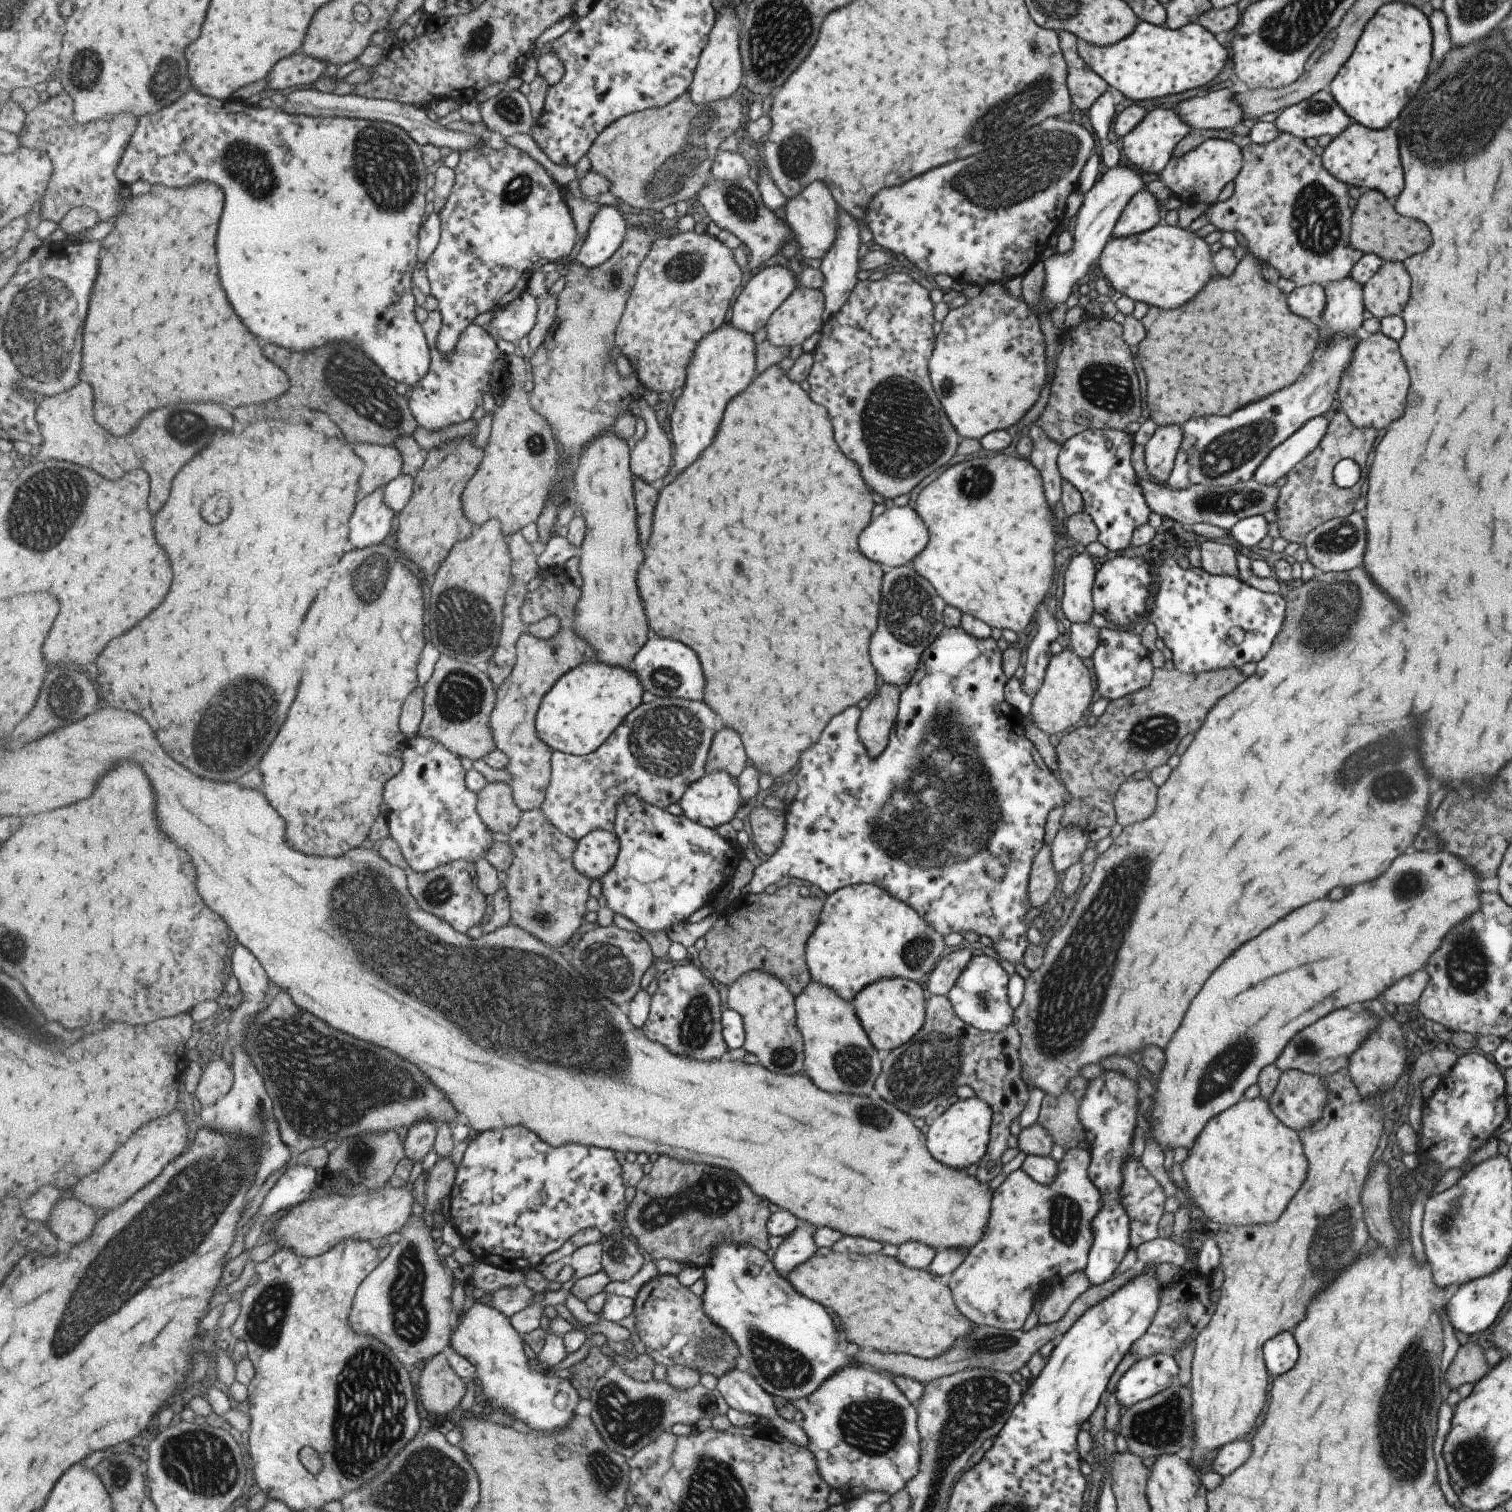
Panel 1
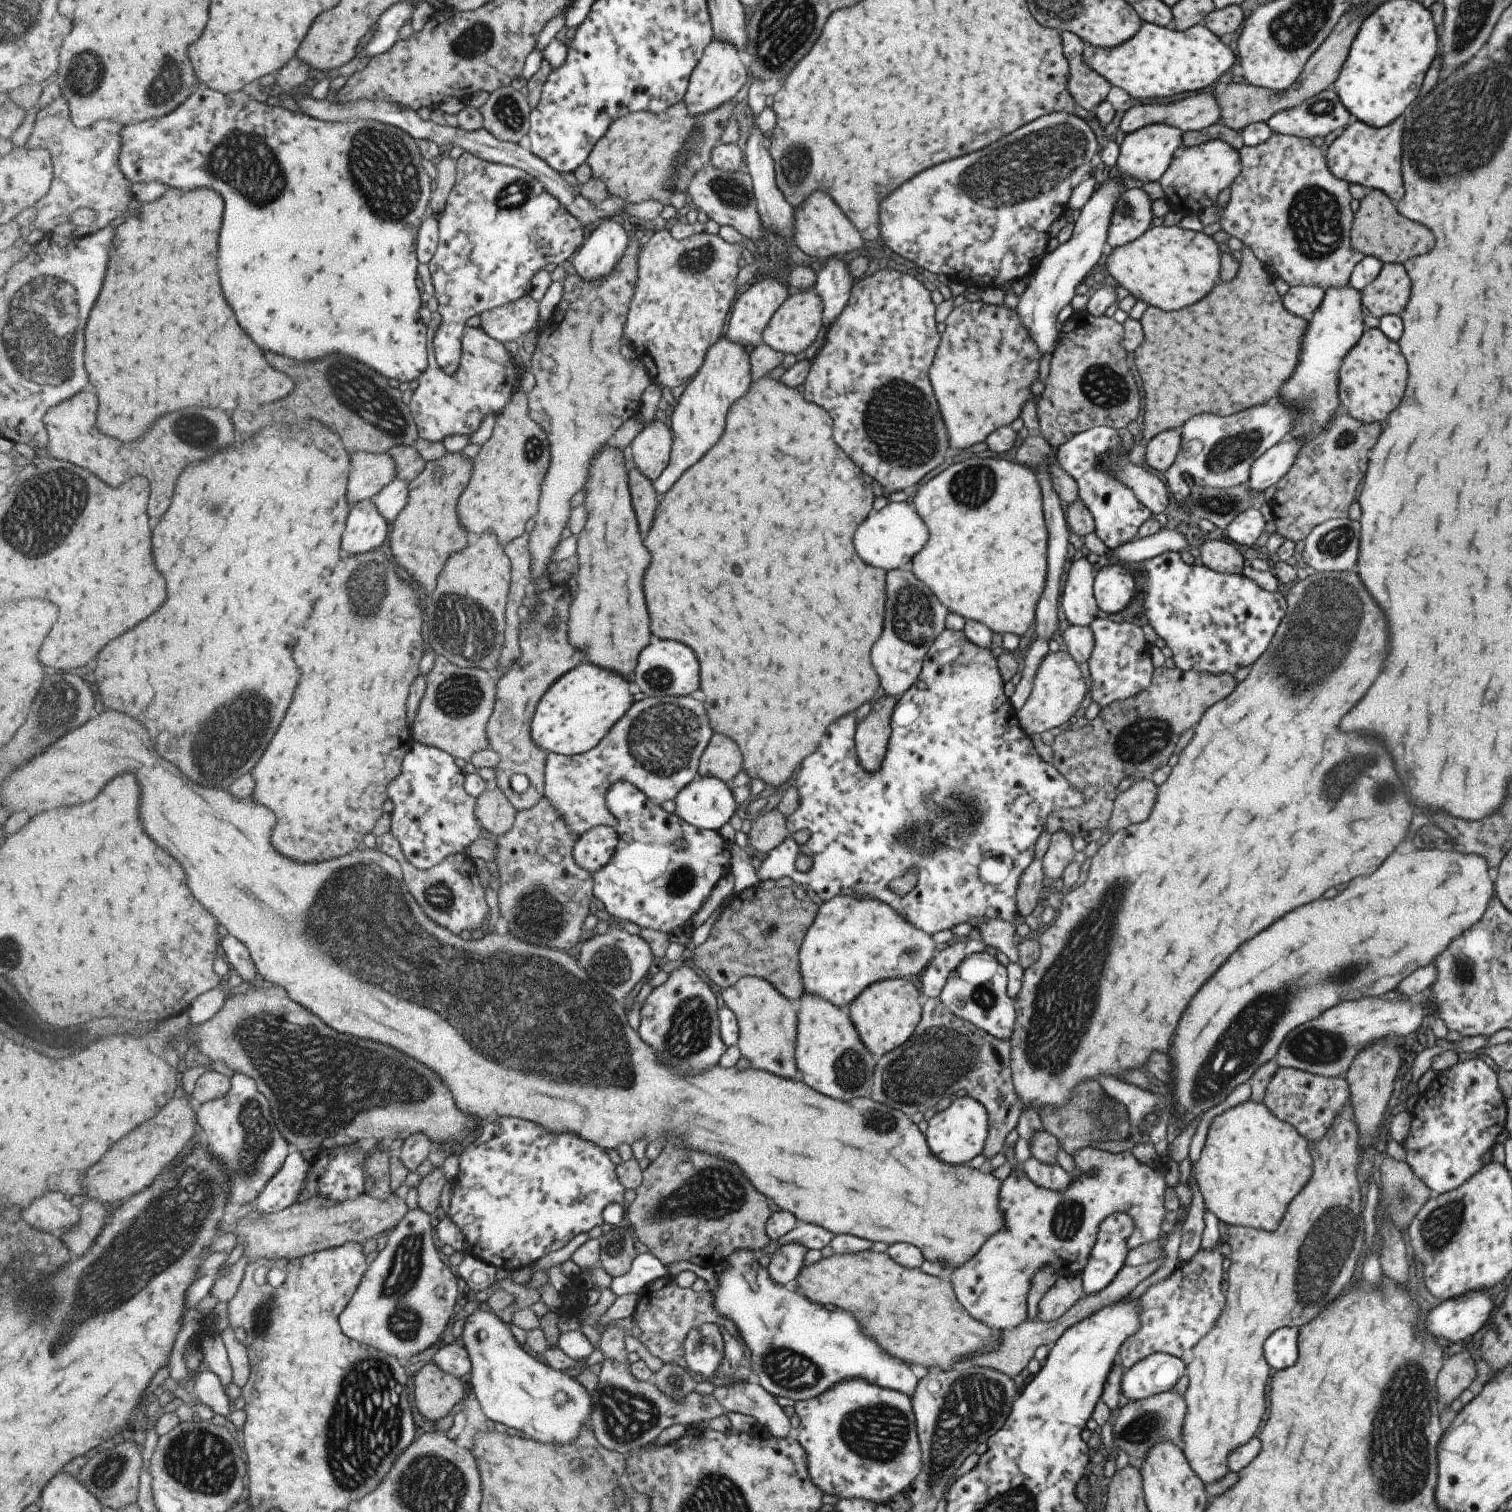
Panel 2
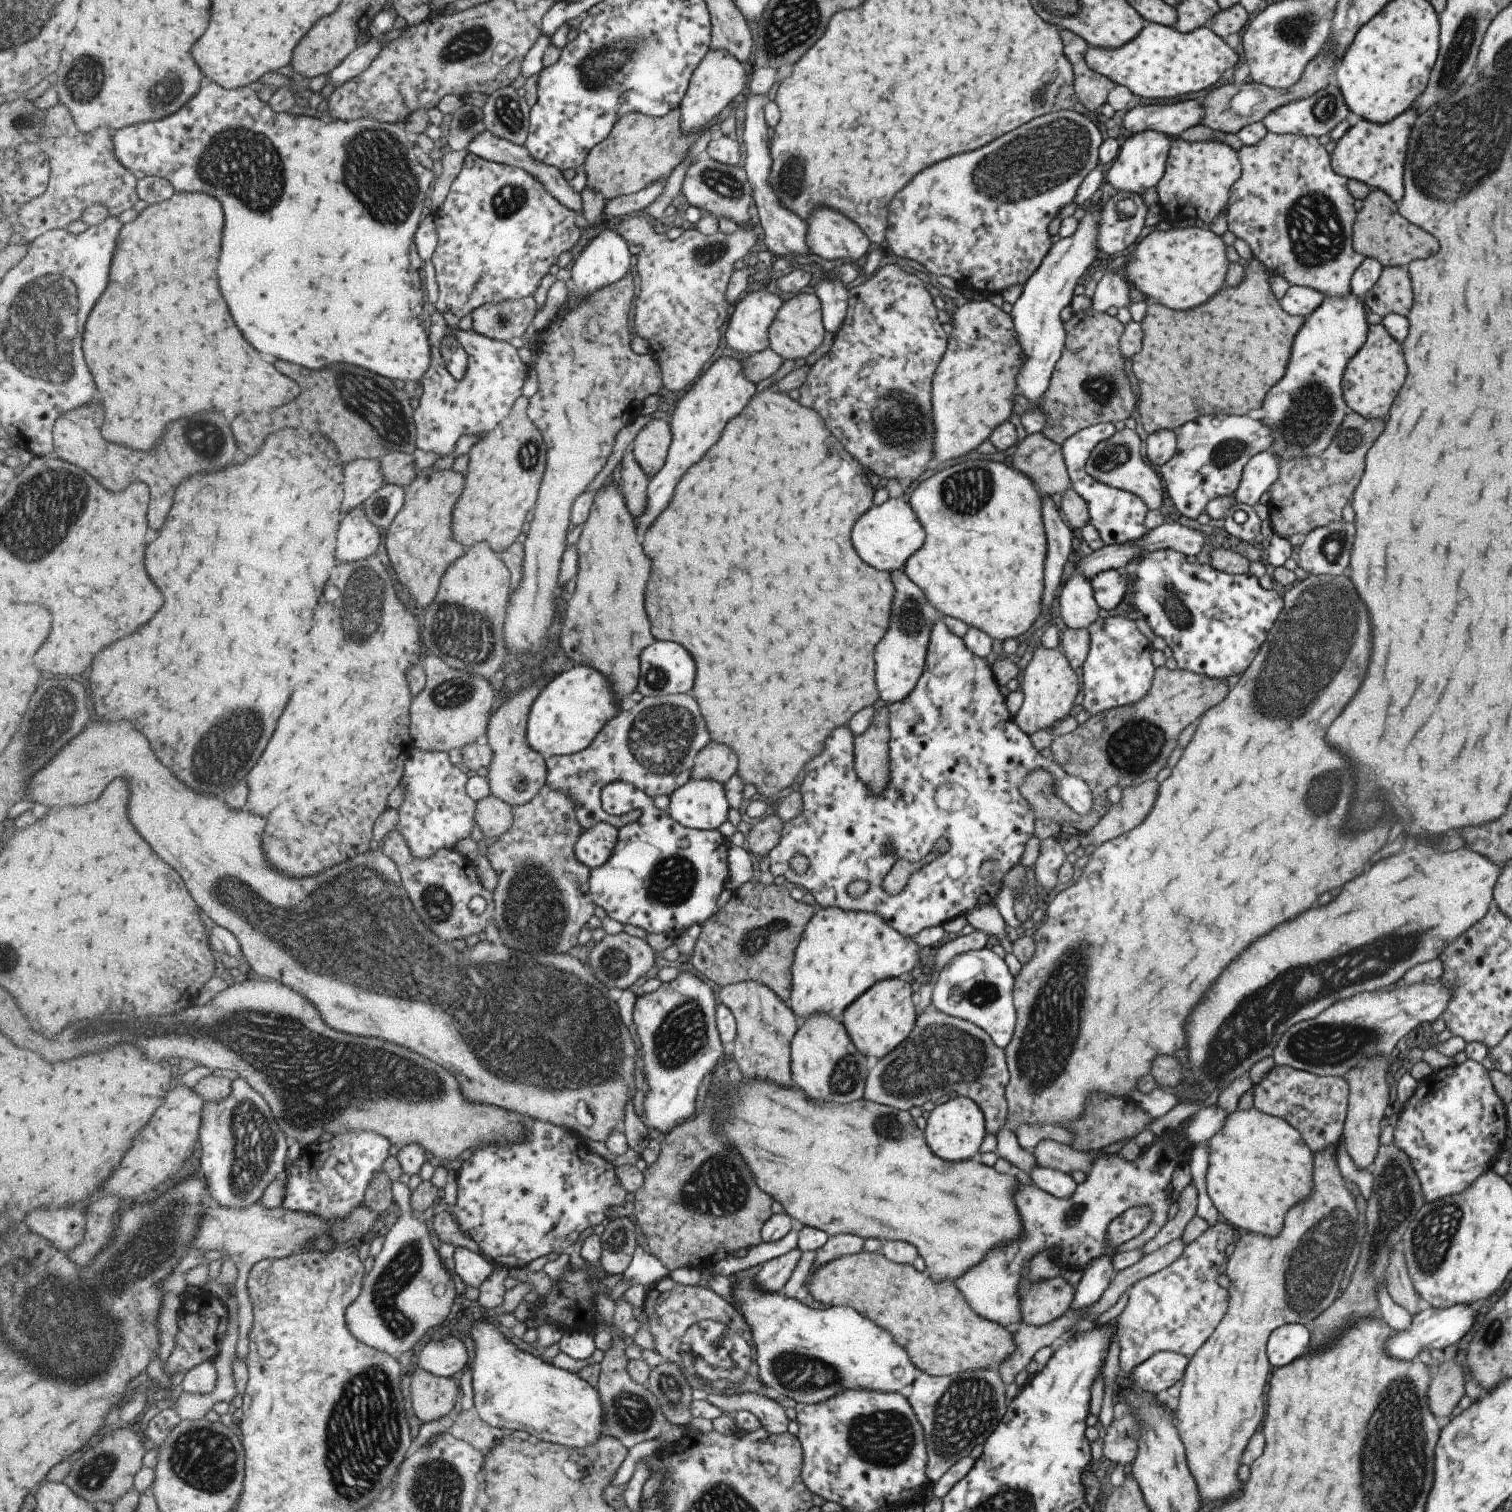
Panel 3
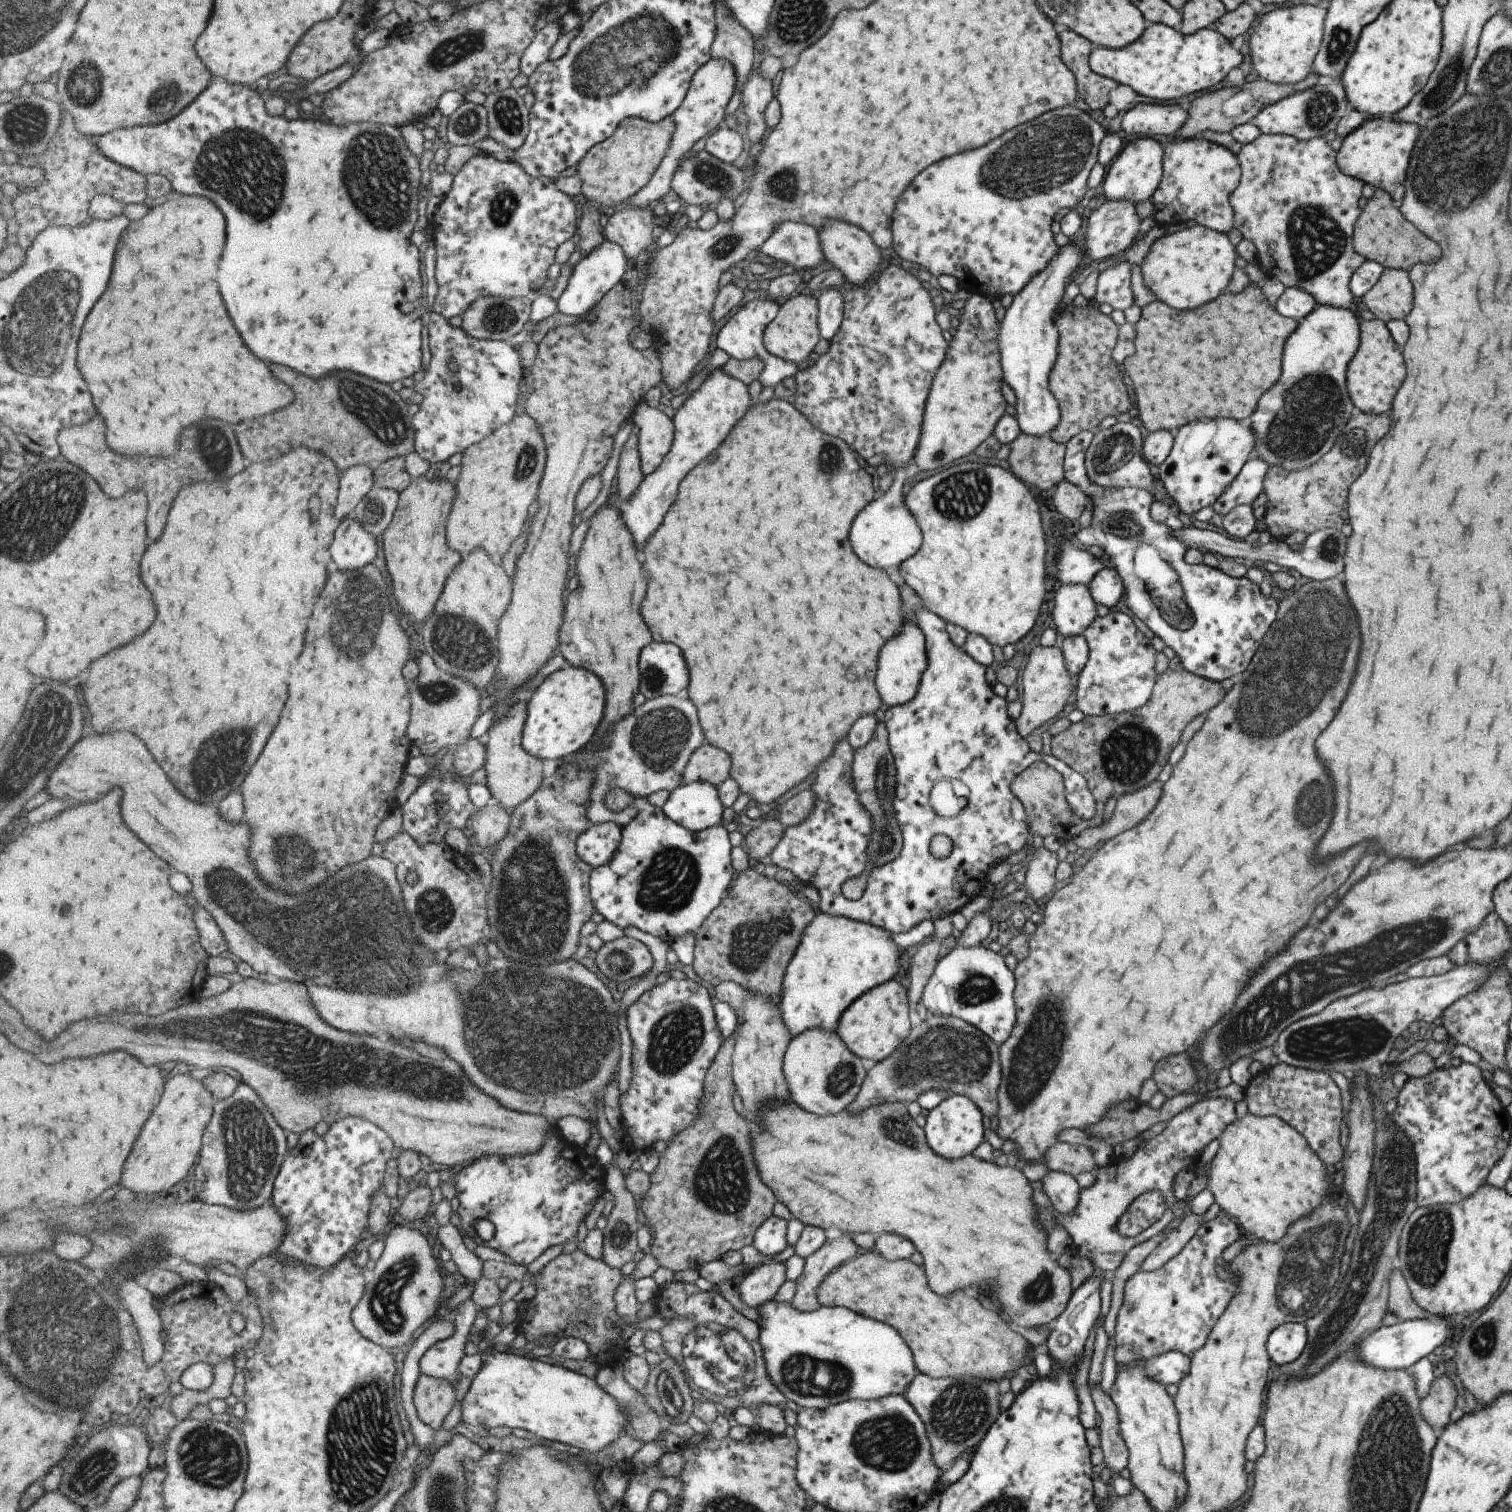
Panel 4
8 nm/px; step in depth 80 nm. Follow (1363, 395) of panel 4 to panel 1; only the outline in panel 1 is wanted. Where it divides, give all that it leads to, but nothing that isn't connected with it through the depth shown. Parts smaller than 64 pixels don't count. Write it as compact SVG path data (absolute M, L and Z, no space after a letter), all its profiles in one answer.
M1380 331L1361 335L1361 340L1353 349L1352 360L1341 375L1335 394L1336 407L1345 413L1354 427L1366 429L1371 426L1381 430L1401 416L1407 382L1407 370L1397 344Z

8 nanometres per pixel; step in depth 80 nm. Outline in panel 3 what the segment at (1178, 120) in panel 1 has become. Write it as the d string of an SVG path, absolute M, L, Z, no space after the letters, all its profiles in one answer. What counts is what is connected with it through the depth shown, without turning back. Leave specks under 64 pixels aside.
M1142 130L1129 136L1119 147L1117 156L1103 172L1105 180L1117 191L1134 192L1141 195L1145 188L1156 186L1161 175L1168 155L1169 147L1175 137L1154 130Z

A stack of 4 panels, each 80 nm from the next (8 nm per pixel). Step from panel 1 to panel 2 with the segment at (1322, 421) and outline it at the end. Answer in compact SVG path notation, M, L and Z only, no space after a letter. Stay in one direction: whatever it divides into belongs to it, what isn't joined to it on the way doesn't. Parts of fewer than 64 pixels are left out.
M1291 437L1290 439L1283 439L1277 444L1268 448L1259 458L1256 458L1249 467L1248 472L1248 489L1250 493L1263 493L1265 488L1273 486L1276 482L1291 468L1291 465L1298 457L1300 450L1302 449L1302 440L1297 437Z

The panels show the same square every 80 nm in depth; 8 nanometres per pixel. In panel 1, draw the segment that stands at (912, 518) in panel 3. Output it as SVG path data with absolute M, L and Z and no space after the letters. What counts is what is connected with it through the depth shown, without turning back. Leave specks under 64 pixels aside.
M896 507L873 518L869 526L859 534L859 552L885 566L900 567L901 565L911 564L912 558L915 558L919 552L925 548L928 541L928 530L920 519L920 516L909 507Z

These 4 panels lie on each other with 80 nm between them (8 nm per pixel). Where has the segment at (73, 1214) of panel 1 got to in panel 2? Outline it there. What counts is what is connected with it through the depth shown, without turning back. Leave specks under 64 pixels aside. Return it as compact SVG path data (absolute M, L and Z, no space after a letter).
M85 1199L78 1206L78 1222L60 1236L75 1257L83 1256L95 1244L103 1227L109 1222L107 1208L104 1206L98 1200Z

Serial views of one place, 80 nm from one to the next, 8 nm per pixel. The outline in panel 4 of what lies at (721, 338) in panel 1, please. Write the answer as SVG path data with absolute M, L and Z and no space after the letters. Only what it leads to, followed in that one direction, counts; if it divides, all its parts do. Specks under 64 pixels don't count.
M722 365L714 369L676 410L673 416L676 438L672 442L672 450L660 467L652 475L645 477L636 495L629 501L621 502L619 506L639 548L643 548L647 540L655 534L655 530L661 526L665 514L677 500L679 484L683 482L683 478L723 444L723 440L731 434L733 426L743 417L747 408L749 408L747 386L724 371Z

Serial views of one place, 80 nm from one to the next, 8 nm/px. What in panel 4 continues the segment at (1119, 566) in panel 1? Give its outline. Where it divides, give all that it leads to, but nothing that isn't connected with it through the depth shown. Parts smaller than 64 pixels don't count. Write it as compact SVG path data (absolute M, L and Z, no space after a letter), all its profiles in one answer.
M1111 566L1097 572L1088 582L1087 587L1095 604L1102 604L1105 608L1113 608L1124 594L1121 577Z

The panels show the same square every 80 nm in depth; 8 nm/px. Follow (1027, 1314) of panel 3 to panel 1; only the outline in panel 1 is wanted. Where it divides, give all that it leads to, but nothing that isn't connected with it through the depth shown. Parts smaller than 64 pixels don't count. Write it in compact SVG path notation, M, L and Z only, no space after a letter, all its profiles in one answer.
M1083 1271L1067 1275L1061 1282L1051 1286L1053 1292L1041 1304L1038 1315L1039 1325L1057 1322L1067 1312L1069 1305L1089 1286L1088 1278Z

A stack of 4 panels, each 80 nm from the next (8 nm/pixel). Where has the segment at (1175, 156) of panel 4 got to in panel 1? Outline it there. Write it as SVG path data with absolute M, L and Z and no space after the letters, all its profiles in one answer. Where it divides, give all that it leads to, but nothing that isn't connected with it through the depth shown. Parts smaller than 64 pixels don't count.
M1207 139L1180 157L1171 157L1158 178L1175 196L1186 204L1215 203L1217 194L1239 172L1242 156L1241 144L1229 139Z

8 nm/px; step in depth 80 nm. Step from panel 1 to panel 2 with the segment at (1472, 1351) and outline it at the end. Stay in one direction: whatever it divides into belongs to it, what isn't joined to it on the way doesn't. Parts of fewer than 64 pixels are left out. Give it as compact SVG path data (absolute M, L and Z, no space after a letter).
M1467 1349L1452 1354L1436 1374L1436 1398L1444 1408L1475 1379L1475 1362Z

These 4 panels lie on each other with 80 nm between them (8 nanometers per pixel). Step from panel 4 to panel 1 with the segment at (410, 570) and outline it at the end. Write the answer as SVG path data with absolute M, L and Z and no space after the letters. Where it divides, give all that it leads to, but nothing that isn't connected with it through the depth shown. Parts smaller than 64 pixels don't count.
M459 437L443 441L428 452L426 465L418 472L414 493L398 517L397 544L404 559L417 562L429 576L449 556L451 548L469 538L473 522L463 514L464 492L484 459L485 448L473 444L473 438Z

